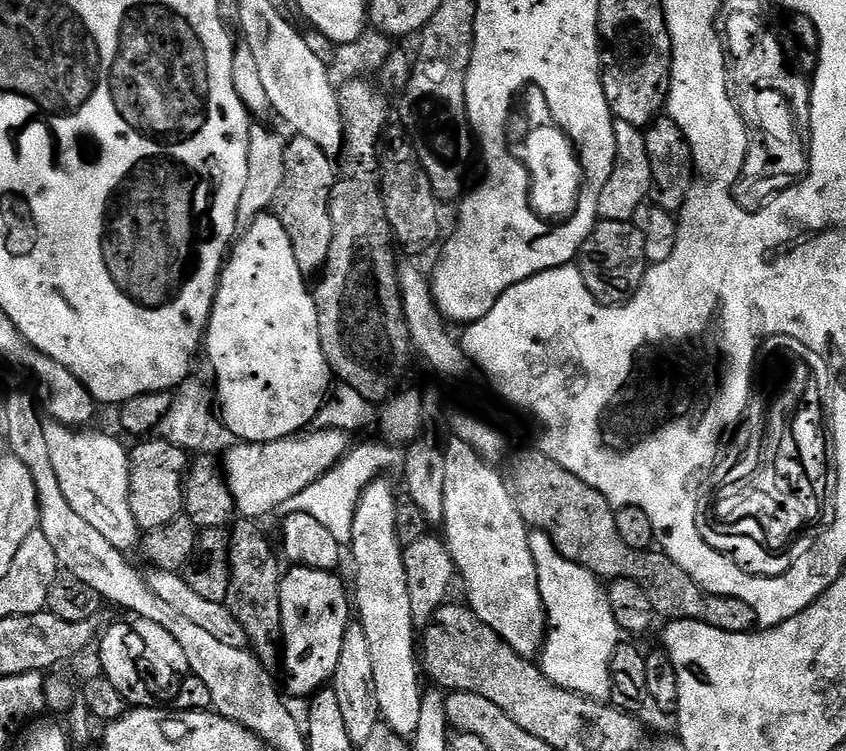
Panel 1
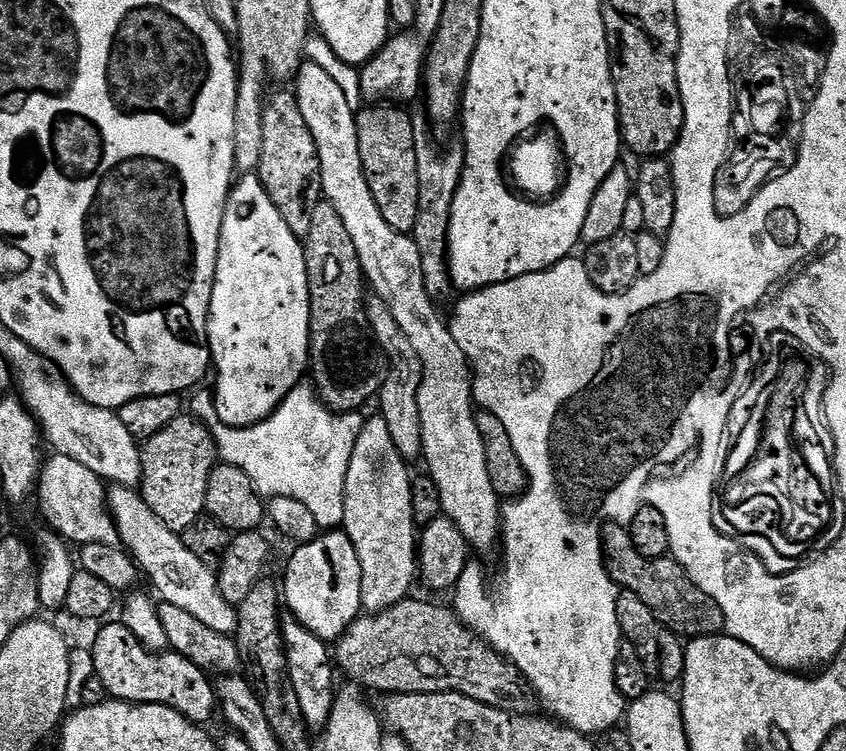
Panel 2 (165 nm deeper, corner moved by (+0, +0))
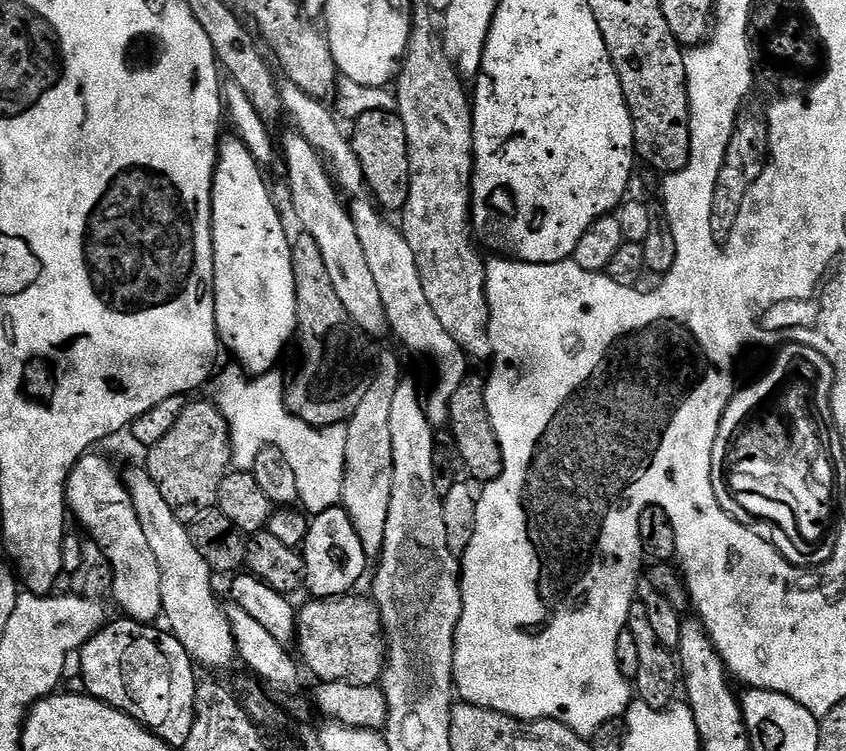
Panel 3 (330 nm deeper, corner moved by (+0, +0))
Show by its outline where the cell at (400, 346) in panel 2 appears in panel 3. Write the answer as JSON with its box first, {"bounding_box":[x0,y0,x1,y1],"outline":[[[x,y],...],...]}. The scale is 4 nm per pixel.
{"bounding_box":[282,130,388,338],"outline":[[[289,130],[284,136],[282,160],[283,156],[288,163],[288,192],[292,195],[292,208],[304,227],[301,228],[303,235],[318,242],[318,250],[322,250],[322,260],[326,262],[326,270],[330,274],[330,282],[334,282],[334,290],[342,306],[346,306],[346,314],[361,333],[369,337],[377,338],[383,332],[387,333],[388,318],[382,306],[382,297],[378,294],[378,285],[374,283],[374,274],[366,262],[358,230],[354,230],[349,205],[340,201],[341,193],[326,167],[324,157],[314,150],[314,146],[310,146],[310,142],[306,142],[301,132],[295,130]]]}

